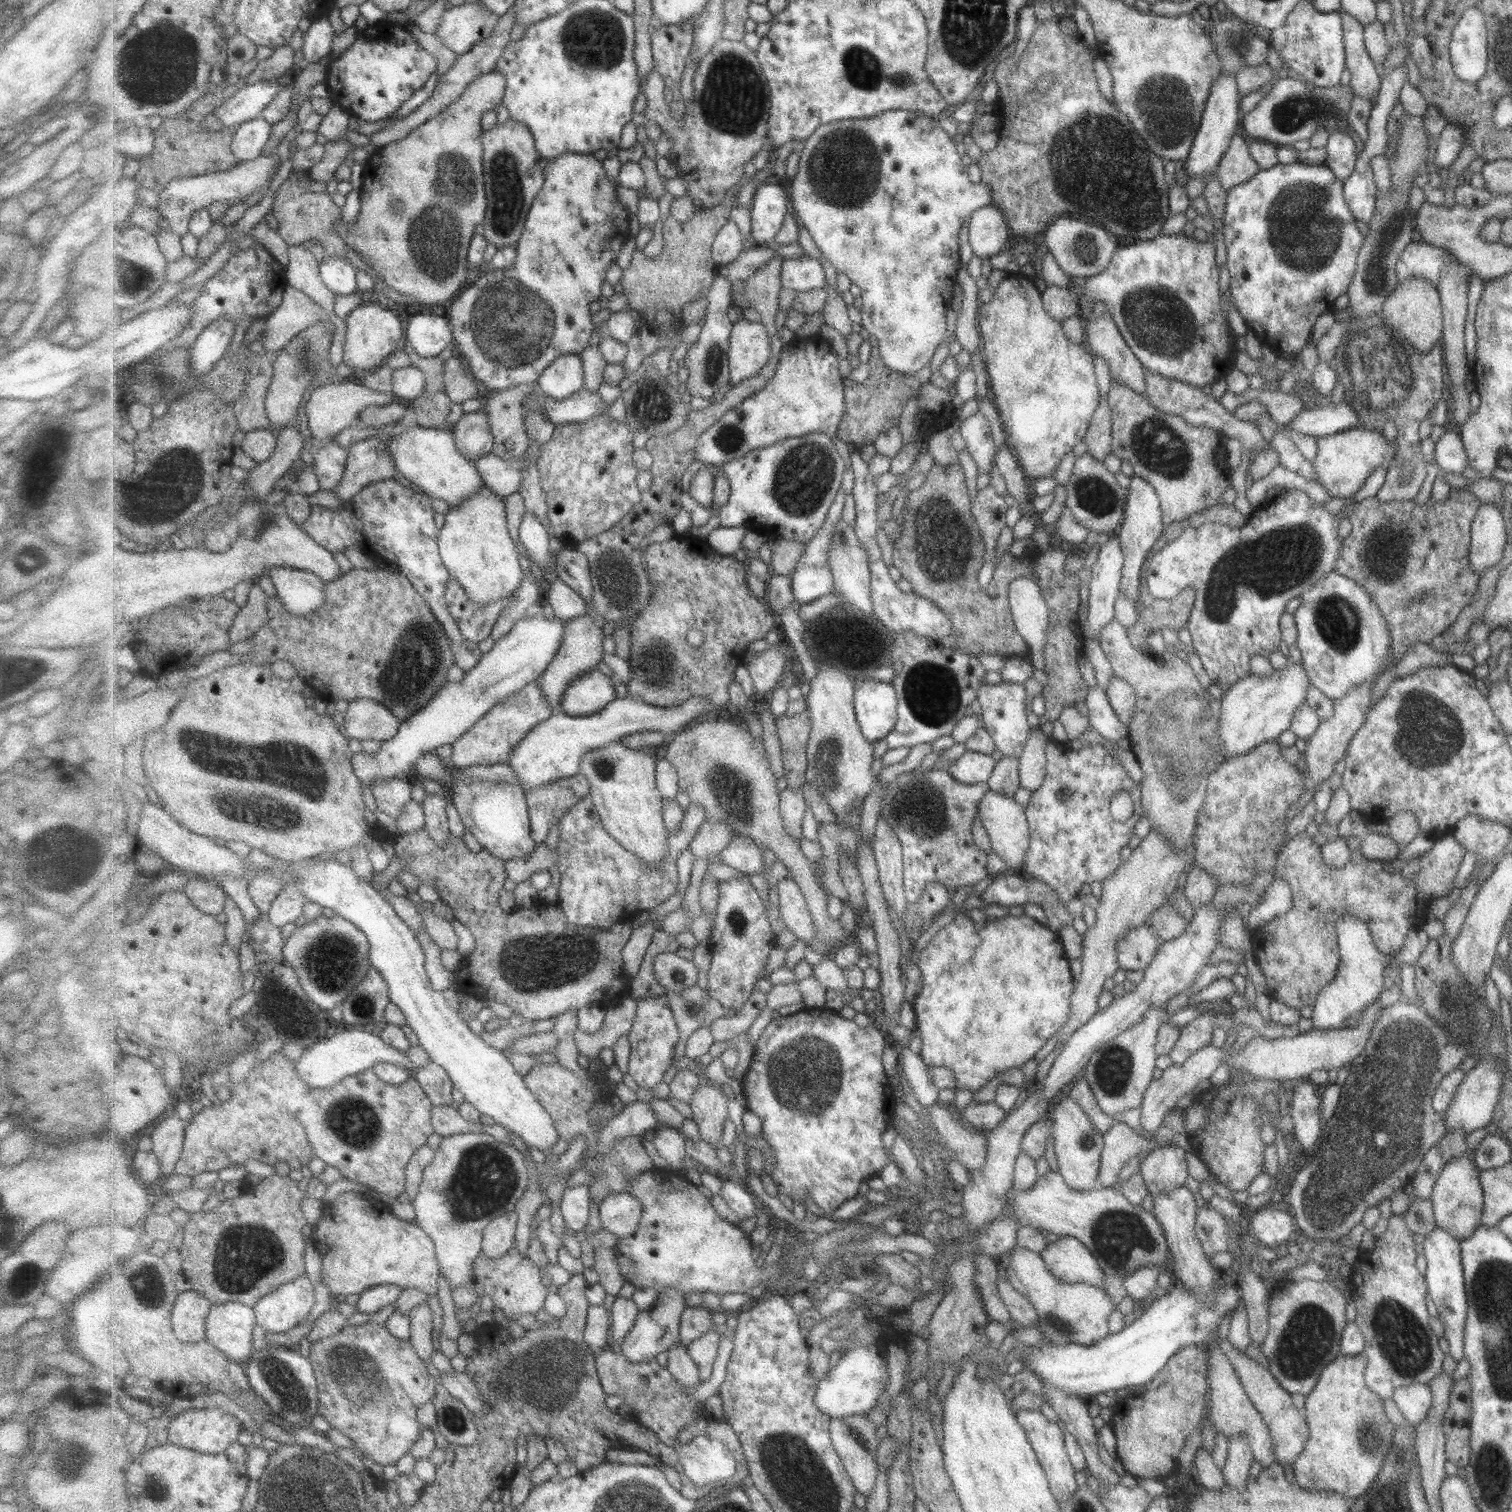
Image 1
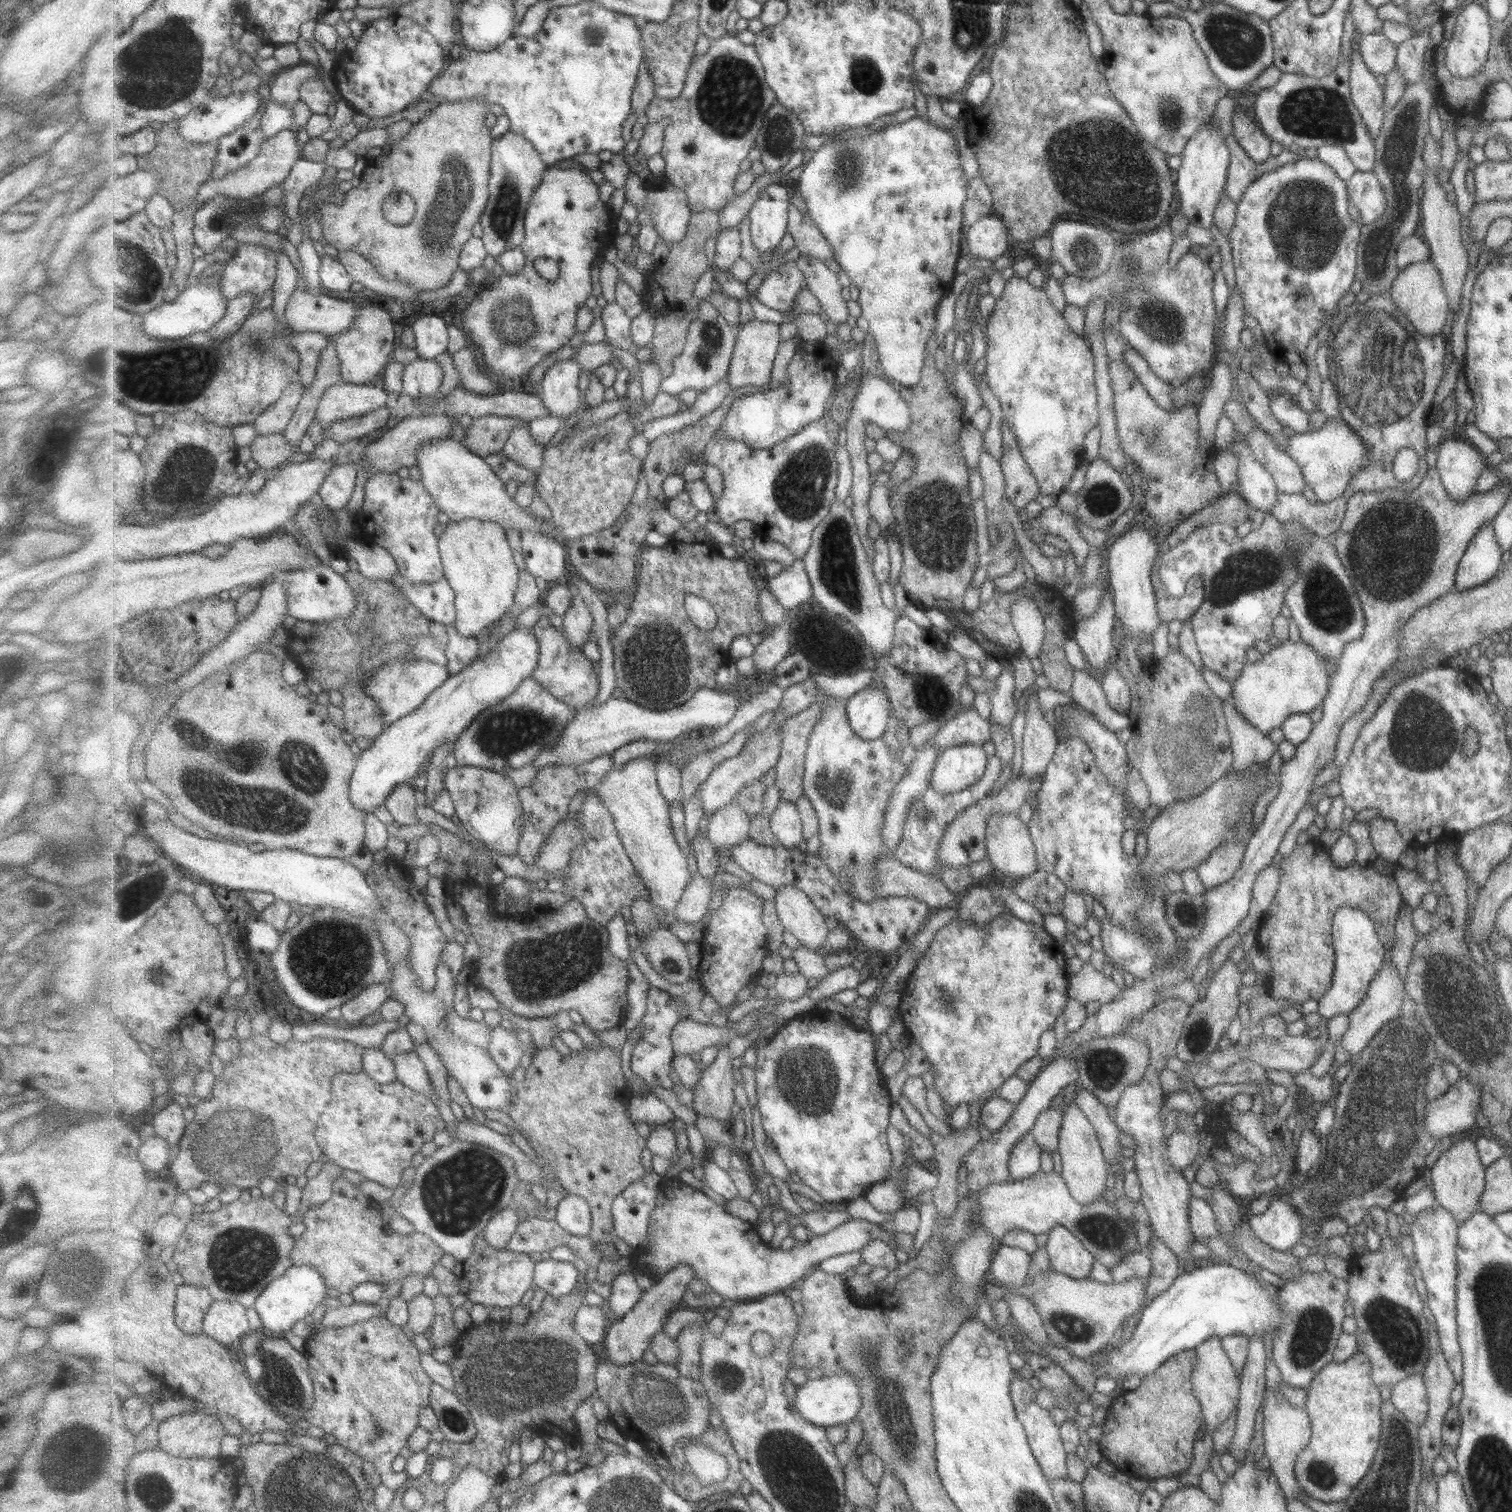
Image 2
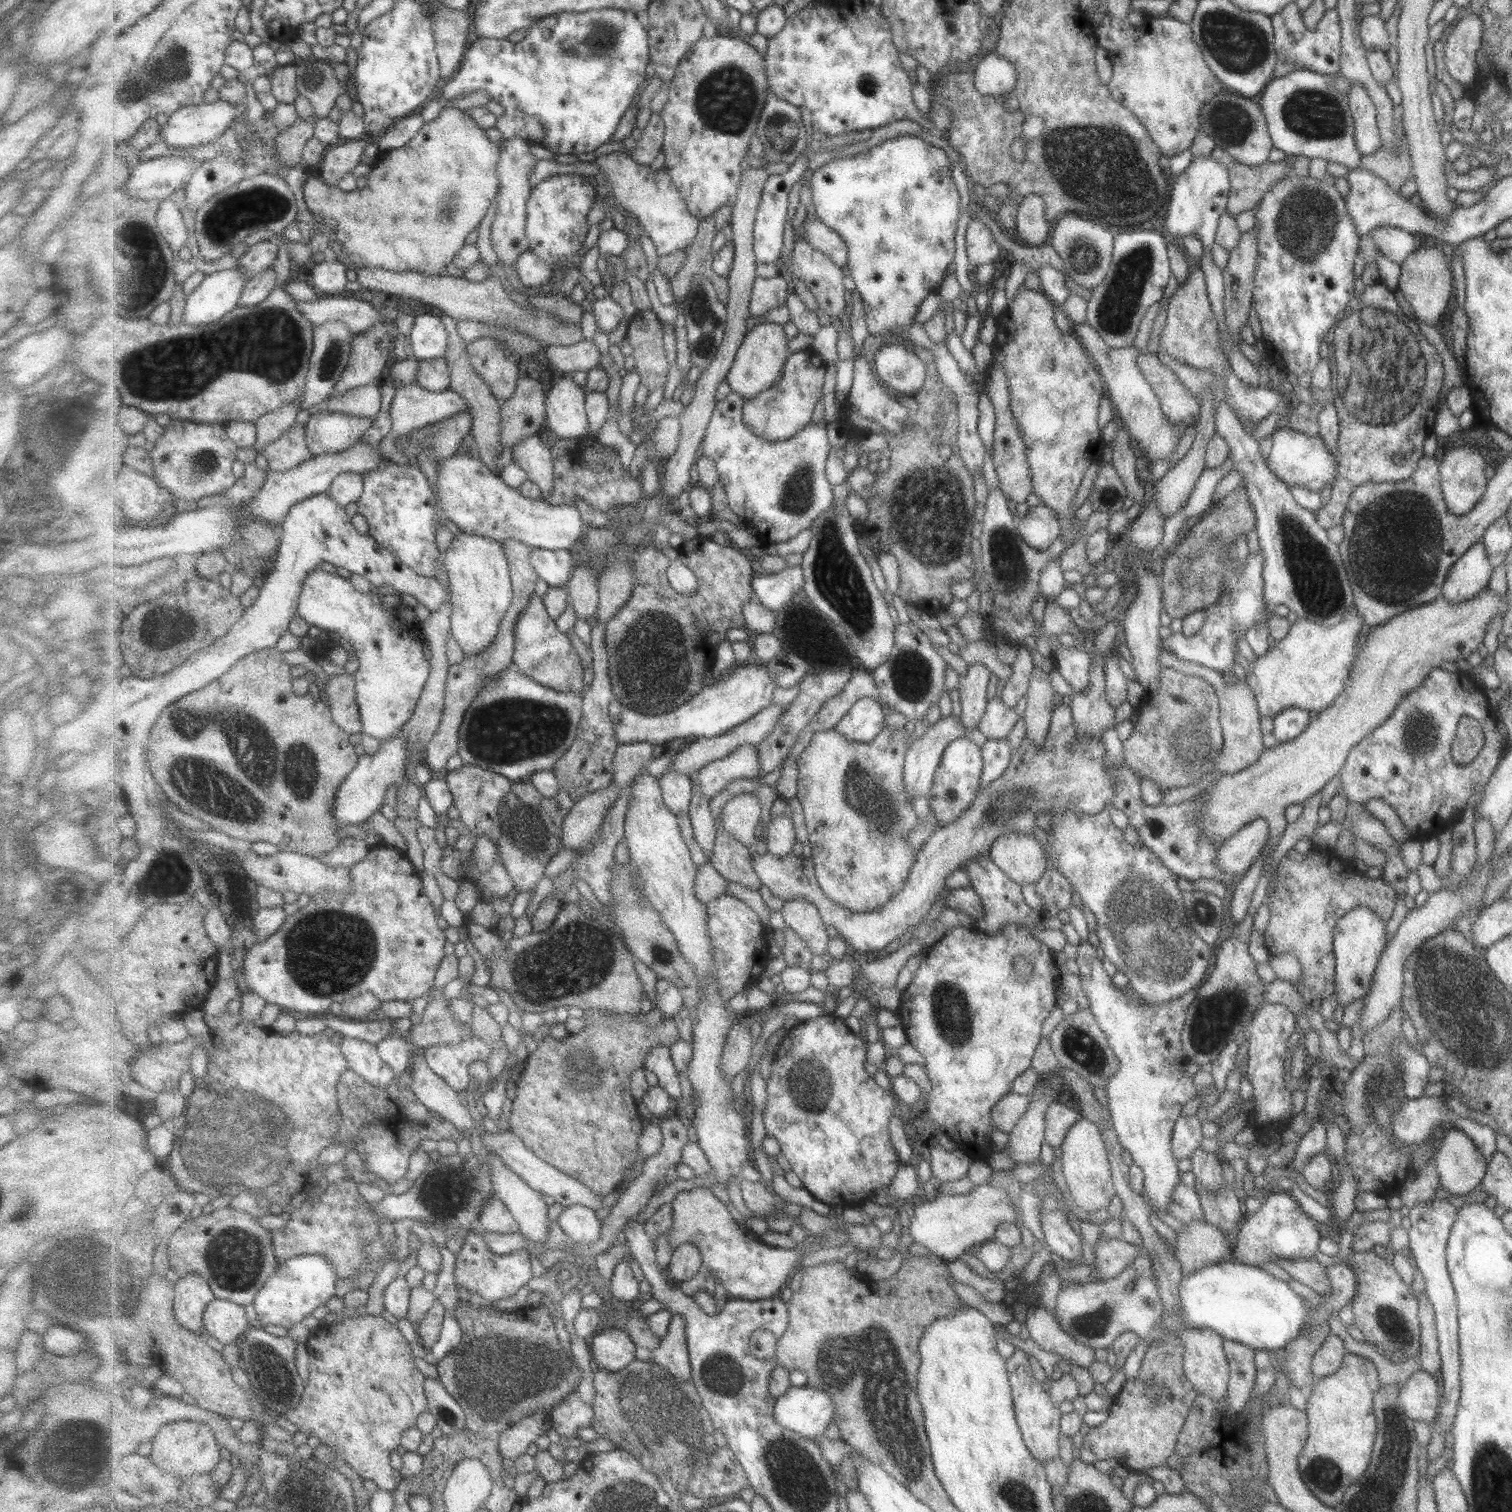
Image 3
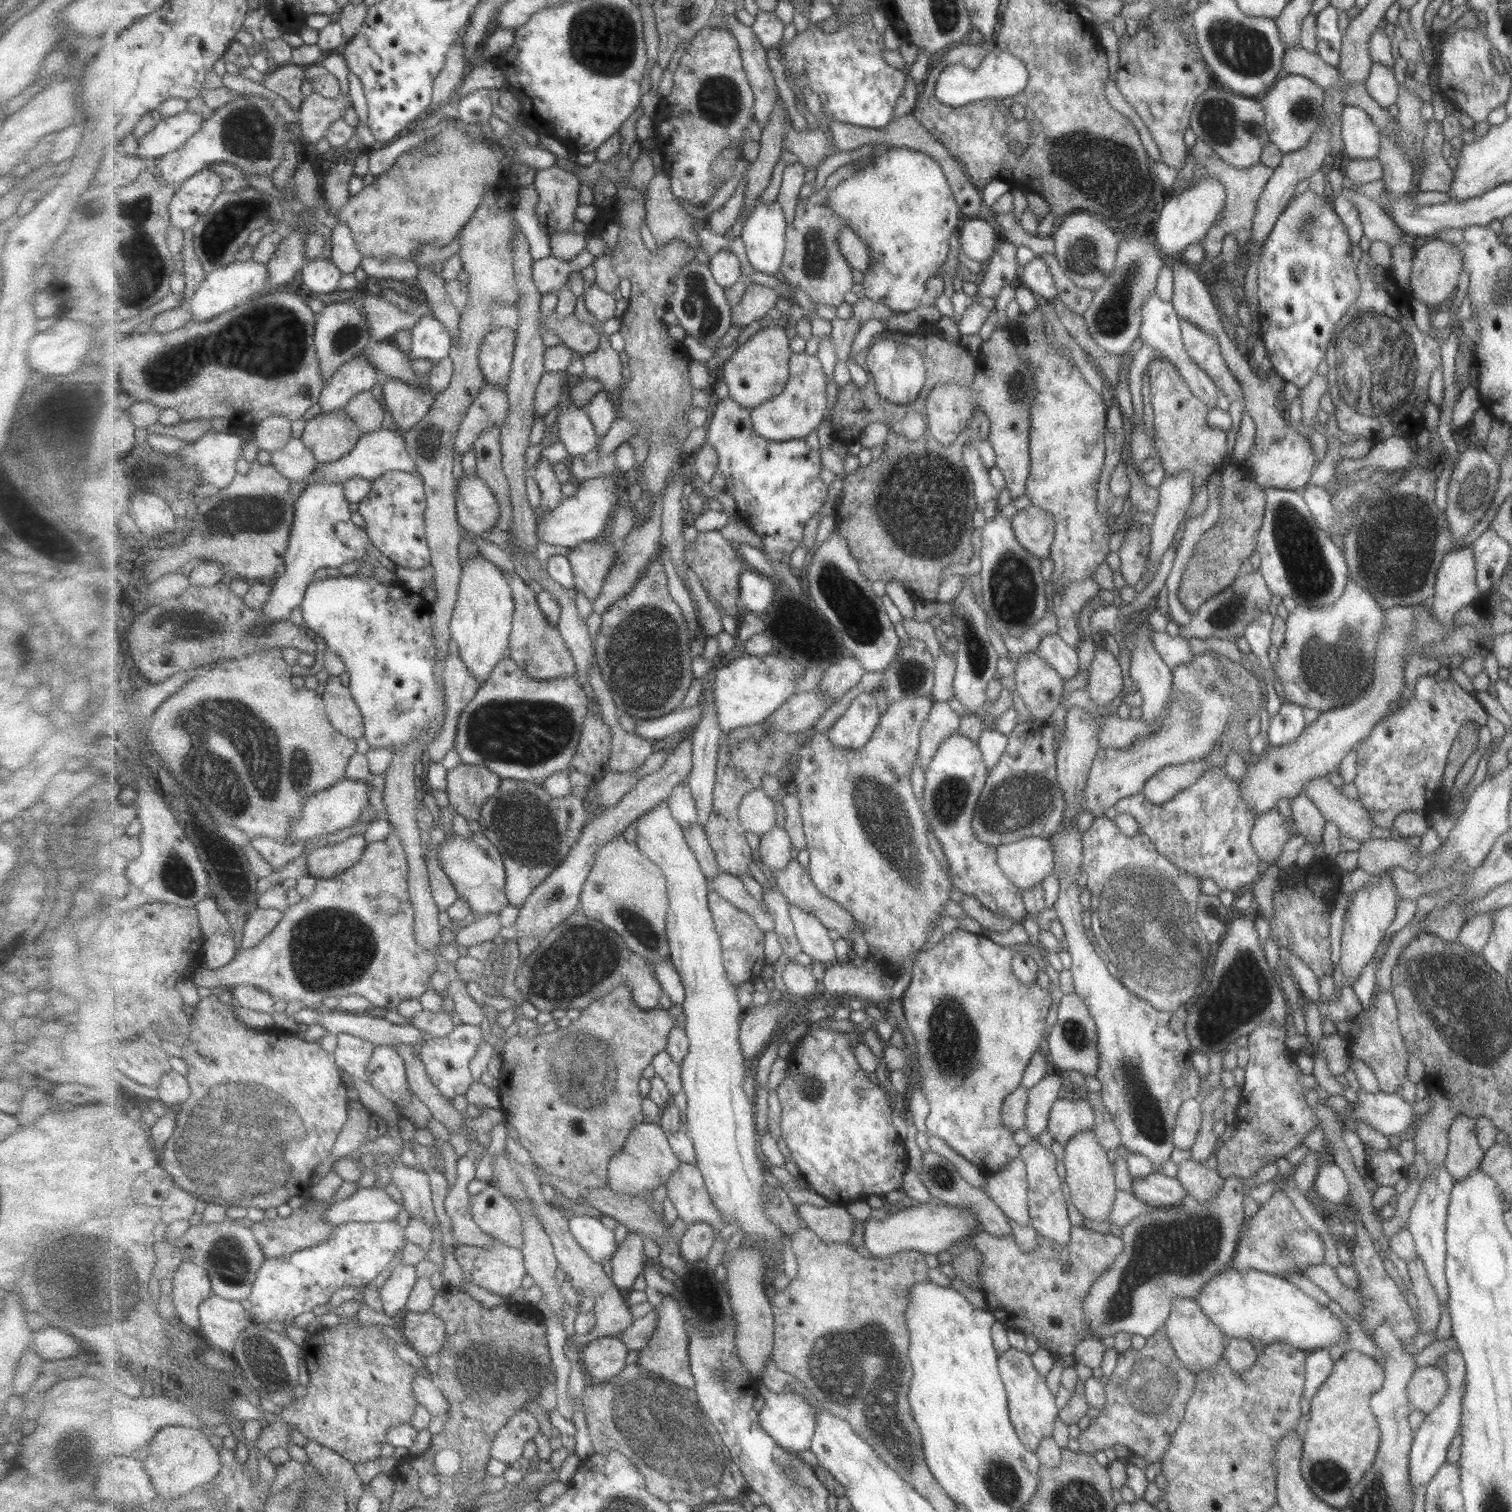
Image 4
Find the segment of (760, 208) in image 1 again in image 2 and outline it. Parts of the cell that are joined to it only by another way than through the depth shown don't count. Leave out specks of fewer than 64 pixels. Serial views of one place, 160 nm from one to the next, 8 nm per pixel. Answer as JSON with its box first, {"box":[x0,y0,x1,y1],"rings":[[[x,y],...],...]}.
{"box":[748,182,792,254],"rings":[[[789,182],[769,185],[748,214],[752,226],[752,241],[761,254],[773,254],[787,234],[788,214],[792,206],[791,194]]]}

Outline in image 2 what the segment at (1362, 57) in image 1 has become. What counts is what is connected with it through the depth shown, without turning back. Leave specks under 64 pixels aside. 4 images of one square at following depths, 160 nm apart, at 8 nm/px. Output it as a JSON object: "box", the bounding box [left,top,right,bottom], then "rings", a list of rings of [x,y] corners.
{"box":[1348,47,1387,139],"rings":[[[1358,47],[1350,54],[1348,72],[1348,93],[1362,123],[1367,127],[1372,139],[1378,135],[1384,111],[1387,107],[1382,95],[1382,86],[1362,61]]]}

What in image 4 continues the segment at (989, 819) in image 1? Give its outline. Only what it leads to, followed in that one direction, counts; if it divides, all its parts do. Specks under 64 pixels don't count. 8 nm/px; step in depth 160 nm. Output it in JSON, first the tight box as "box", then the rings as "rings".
{"box":[996,836,1055,888],"rings":[[[1037,836],[999,845],[996,847],[999,865],[1017,888],[1031,888],[1052,873],[1055,861],[1049,845],[1048,839]]]}

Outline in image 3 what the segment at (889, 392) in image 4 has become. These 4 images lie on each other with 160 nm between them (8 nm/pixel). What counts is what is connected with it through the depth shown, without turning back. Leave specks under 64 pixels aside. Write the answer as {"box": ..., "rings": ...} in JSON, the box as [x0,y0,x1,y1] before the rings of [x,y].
{"box":[809,135,961,396],"rings":[[[919,135],[900,136],[897,139],[886,140],[873,148],[870,148],[867,152],[856,154],[855,156],[837,157],[835,160],[828,162],[825,166],[812,174],[809,180],[810,190],[812,193],[812,205],[816,211],[816,218],[824,222],[829,228],[832,228],[839,237],[843,237],[843,241],[849,247],[849,264],[848,269],[850,276],[853,278],[856,284],[856,291],[863,298],[865,304],[865,319],[867,319],[867,325],[871,336],[882,336],[885,340],[888,336],[899,336],[901,339],[910,339],[911,344],[902,340],[895,342],[889,342],[880,347],[875,355],[874,365],[876,377],[880,380],[883,386],[887,386],[891,392],[895,395],[903,394],[905,396],[913,396],[917,392],[921,391],[925,382],[928,379],[928,367],[924,360],[914,351],[911,336],[907,336],[903,330],[905,327],[911,327],[915,324],[915,317],[919,315],[919,308],[923,304],[923,300],[929,296],[929,294],[935,294],[940,290],[943,280],[947,276],[947,270],[953,260],[955,260],[955,232],[957,232],[957,224],[959,224],[959,214],[961,214],[961,196],[959,196],[959,190],[955,186],[953,181],[953,172],[951,172],[951,160],[949,156],[945,154],[945,150],[936,148],[934,144],[931,144],[927,139],[920,137]]]}

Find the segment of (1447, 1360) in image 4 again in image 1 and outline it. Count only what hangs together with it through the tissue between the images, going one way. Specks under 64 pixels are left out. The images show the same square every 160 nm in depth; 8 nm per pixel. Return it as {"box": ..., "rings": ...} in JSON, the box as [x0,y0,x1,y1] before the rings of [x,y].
{"box":[1421,1227,1467,1362],"rings":[[[1435,1227],[1429,1235],[1423,1238],[1421,1243],[1421,1252],[1425,1258],[1425,1272],[1423,1272],[1423,1281],[1426,1288],[1426,1294],[1431,1298],[1438,1314],[1438,1320],[1443,1327],[1443,1338],[1448,1346],[1450,1358],[1459,1362],[1462,1358],[1461,1341],[1463,1341],[1463,1329],[1466,1317],[1467,1299],[1463,1288],[1462,1268],[1460,1264],[1459,1242],[1444,1229]]]}

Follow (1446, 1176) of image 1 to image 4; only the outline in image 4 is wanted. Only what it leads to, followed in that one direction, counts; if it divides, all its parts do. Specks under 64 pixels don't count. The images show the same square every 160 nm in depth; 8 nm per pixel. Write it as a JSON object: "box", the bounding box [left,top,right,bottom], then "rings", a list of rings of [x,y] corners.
{"box":[1444,1115,1484,1181],"rings":[[[1457,1115],[1448,1126],[1444,1169],[1454,1181],[1463,1180],[1472,1172],[1480,1170],[1482,1158],[1484,1150],[1479,1148],[1475,1136],[1474,1118]]]}

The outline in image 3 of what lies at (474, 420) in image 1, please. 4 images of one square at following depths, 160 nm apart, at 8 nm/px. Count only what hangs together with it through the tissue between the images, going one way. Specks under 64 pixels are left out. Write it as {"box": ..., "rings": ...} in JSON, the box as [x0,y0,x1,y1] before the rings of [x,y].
{"box":[500,376,548,448],"rings":[[[522,376],[516,395],[501,401],[500,443],[512,448],[525,437],[539,432],[545,424],[548,392],[539,380]]]}

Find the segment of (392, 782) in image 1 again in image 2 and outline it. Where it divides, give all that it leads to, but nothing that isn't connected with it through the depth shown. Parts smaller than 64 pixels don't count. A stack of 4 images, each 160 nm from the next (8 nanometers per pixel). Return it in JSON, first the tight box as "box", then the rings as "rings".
{"box":[385,783,420,826],"rings":[[[412,783],[401,784],[385,800],[385,808],[399,825],[413,826],[420,822],[415,791],[416,788]]]}

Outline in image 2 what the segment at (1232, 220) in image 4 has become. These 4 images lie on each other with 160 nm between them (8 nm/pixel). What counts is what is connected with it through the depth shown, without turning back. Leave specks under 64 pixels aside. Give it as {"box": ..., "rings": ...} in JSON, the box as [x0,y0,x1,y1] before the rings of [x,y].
{"box":[1222,134,1299,202],"rings":[[[1229,134],[1224,138],[1225,144],[1229,151],[1229,162],[1226,170],[1226,179],[1222,191],[1234,202],[1237,202],[1241,193],[1253,182],[1258,176],[1271,172],[1274,168],[1291,164],[1299,160],[1297,152],[1289,152],[1282,148],[1281,152],[1263,162],[1251,160],[1243,149],[1236,143],[1234,136]]]}

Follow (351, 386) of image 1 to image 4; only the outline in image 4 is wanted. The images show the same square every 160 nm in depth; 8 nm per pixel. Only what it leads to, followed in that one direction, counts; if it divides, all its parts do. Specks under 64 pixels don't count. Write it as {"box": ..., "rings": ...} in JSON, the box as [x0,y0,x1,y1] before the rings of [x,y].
{"box":[344,392,386,434],"rings":[[[361,392],[355,399],[351,399],[344,411],[357,423],[362,434],[372,433],[384,428],[386,409],[369,392]]]}

